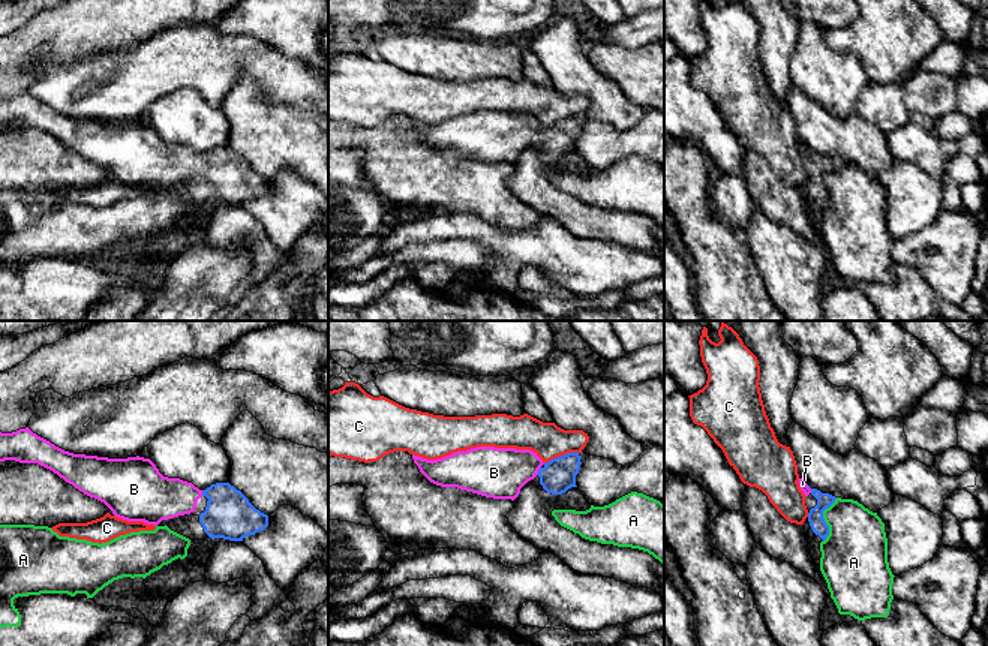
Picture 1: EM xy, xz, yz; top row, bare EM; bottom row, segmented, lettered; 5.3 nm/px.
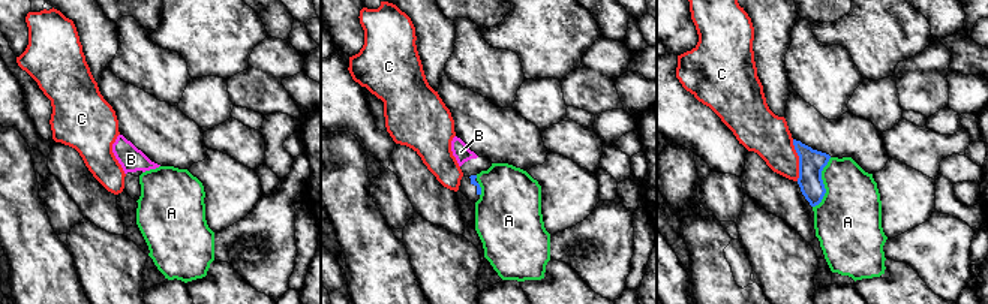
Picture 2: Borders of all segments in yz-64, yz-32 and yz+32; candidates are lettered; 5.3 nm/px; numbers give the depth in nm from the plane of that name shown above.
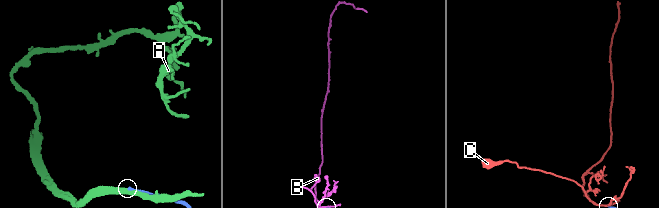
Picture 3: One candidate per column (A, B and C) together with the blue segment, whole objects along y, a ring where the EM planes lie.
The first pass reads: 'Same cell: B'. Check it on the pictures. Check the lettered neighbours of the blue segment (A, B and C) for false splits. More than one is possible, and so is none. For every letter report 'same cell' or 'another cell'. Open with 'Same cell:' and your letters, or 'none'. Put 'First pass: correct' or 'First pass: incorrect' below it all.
Same cell: B
A: another cell
B: same cell
C: another cell
First pass: correct

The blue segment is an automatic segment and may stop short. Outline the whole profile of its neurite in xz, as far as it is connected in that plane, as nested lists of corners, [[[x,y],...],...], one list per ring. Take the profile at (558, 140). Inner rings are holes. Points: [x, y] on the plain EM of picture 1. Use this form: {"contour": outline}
{"contour": [[[477,111],[436,124],[414,120],[420,136],[441,151],[457,151],[493,163],[514,165],[520,153],[537,139],[547,157],[562,159],[576,150],[579,117],[544,127],[531,114]]]}

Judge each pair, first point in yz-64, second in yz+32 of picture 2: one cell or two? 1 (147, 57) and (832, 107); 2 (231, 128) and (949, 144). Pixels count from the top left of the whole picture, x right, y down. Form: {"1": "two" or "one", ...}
{"1": "one", "2": "one"}

